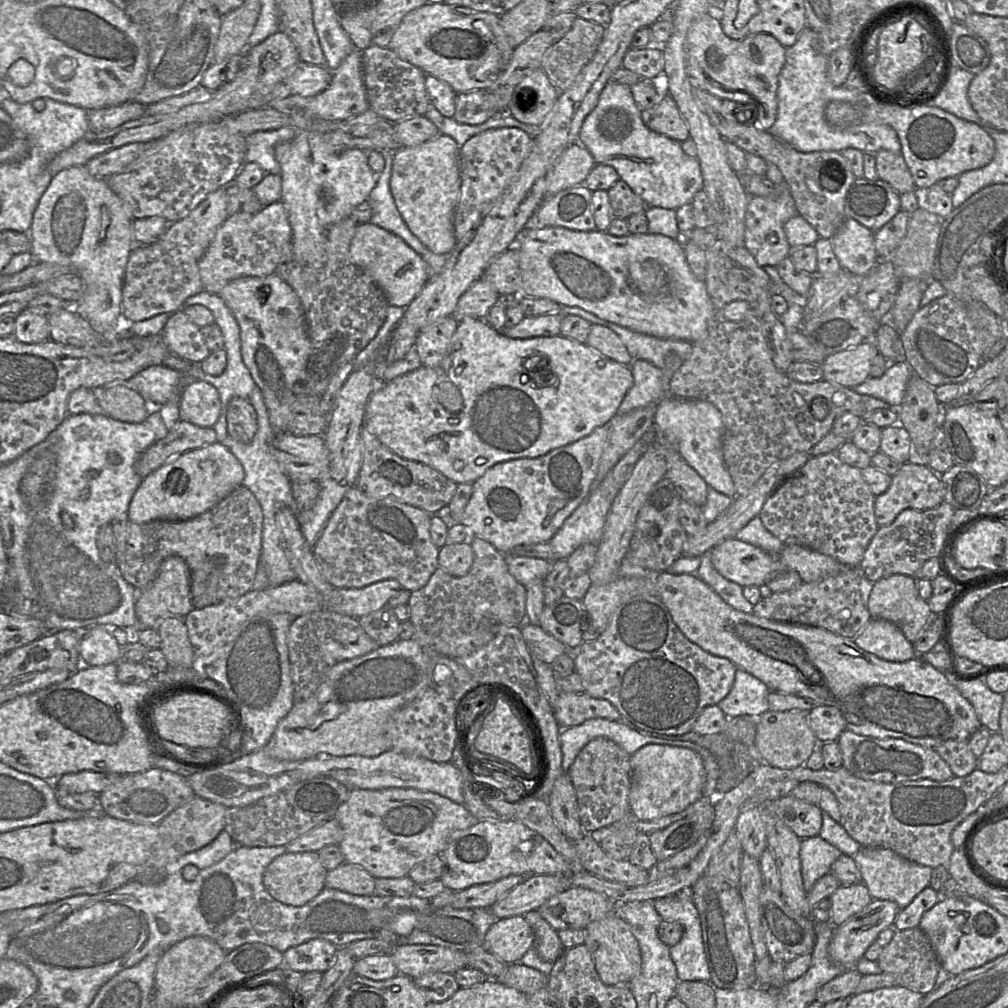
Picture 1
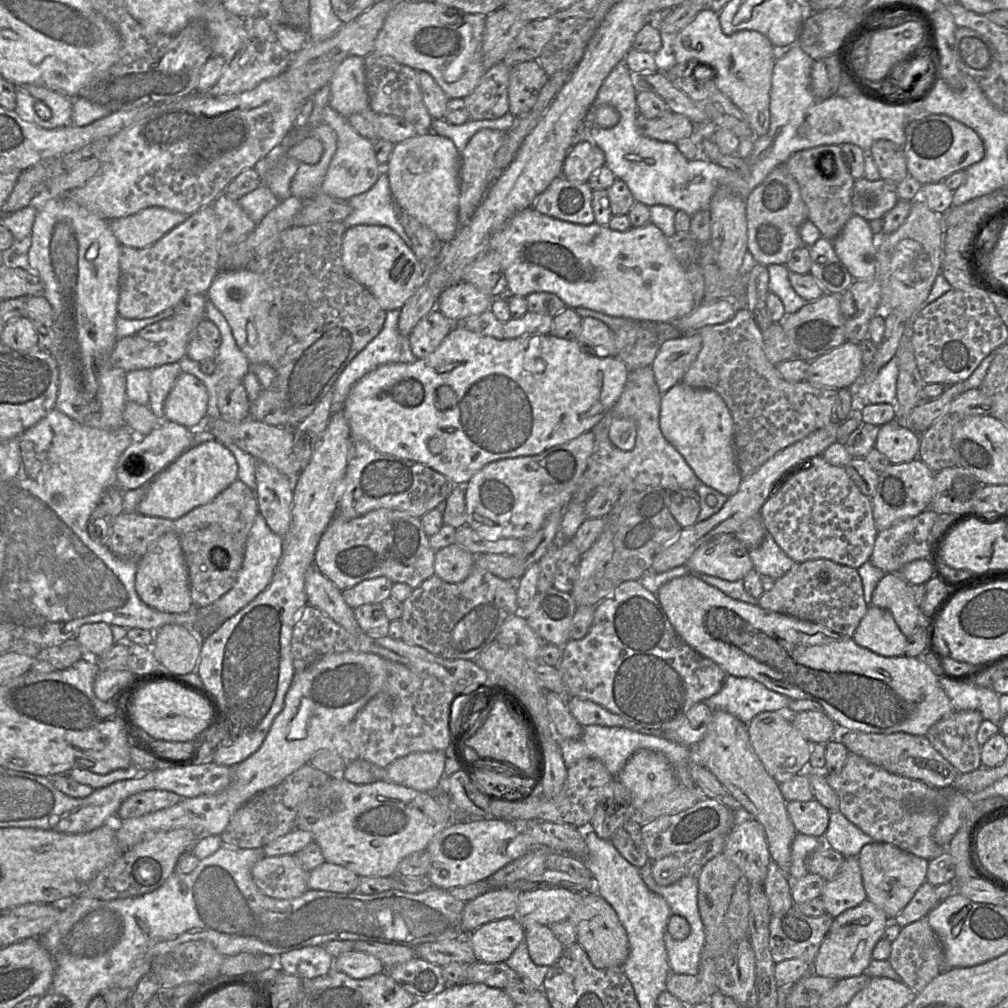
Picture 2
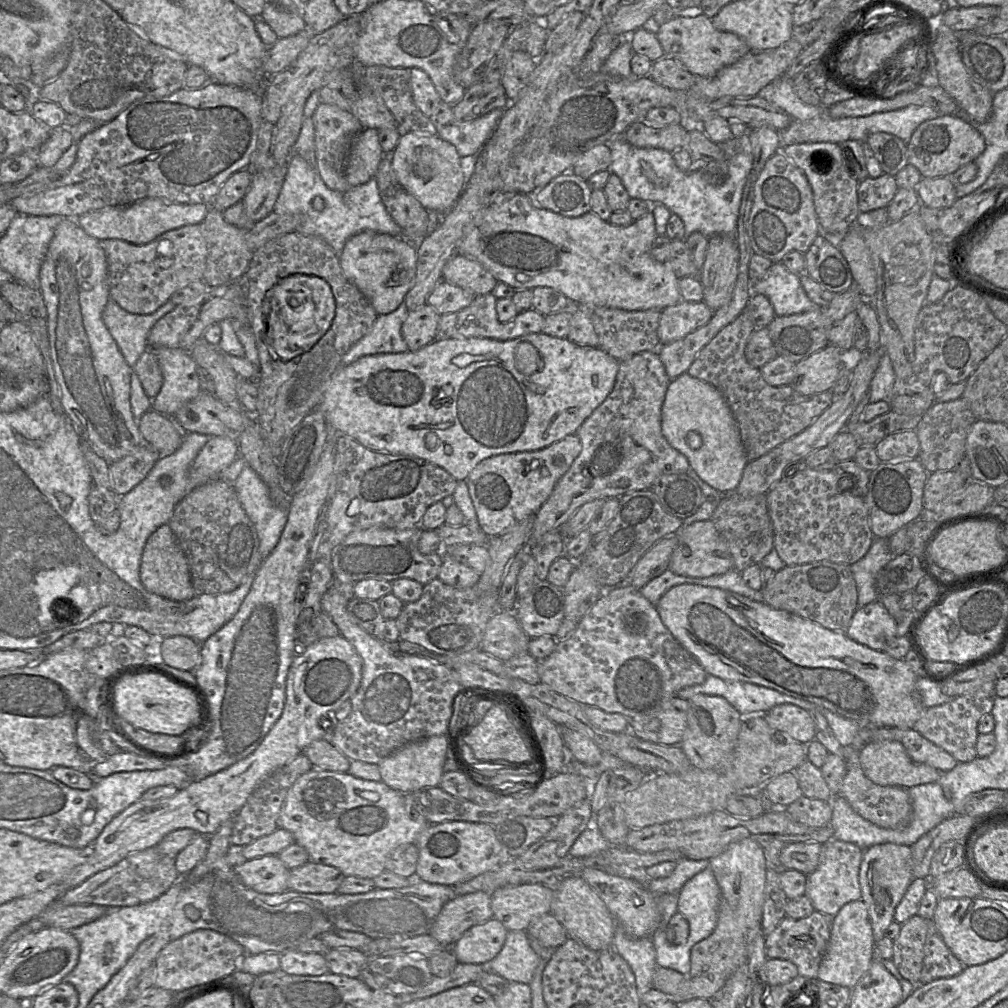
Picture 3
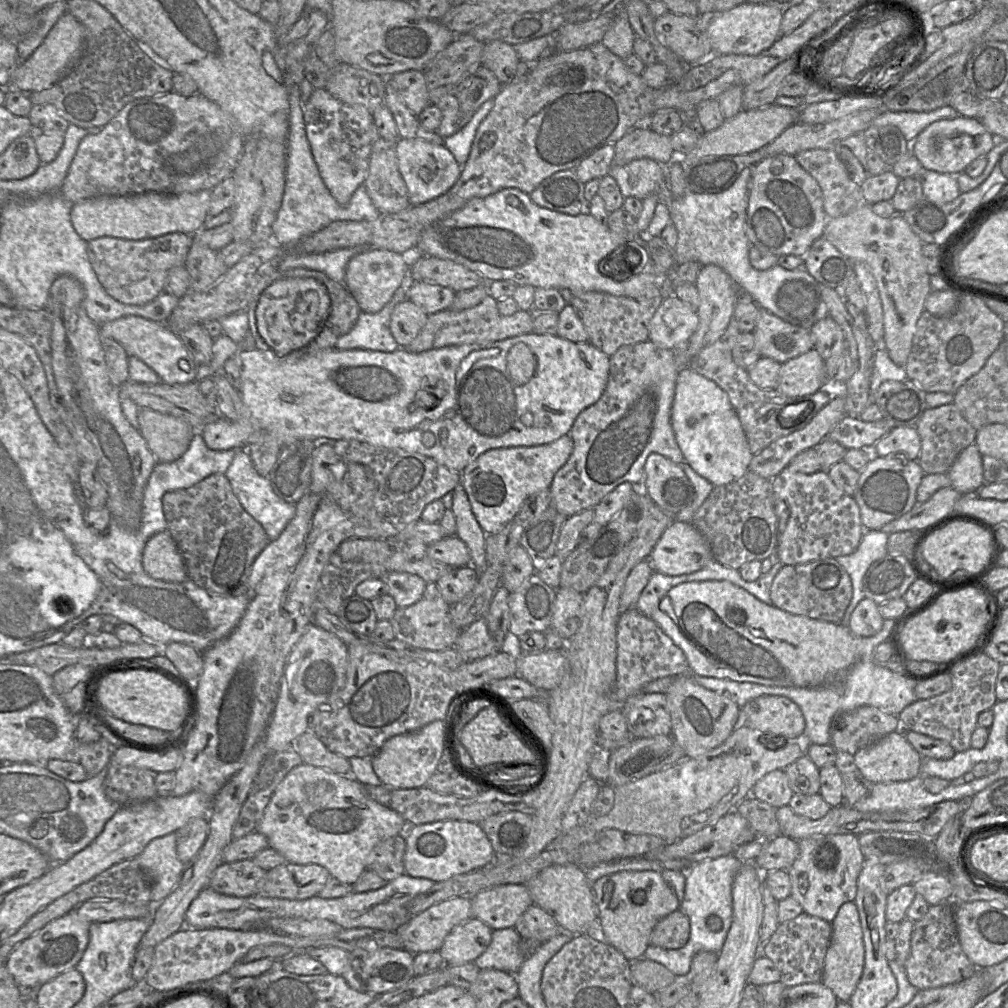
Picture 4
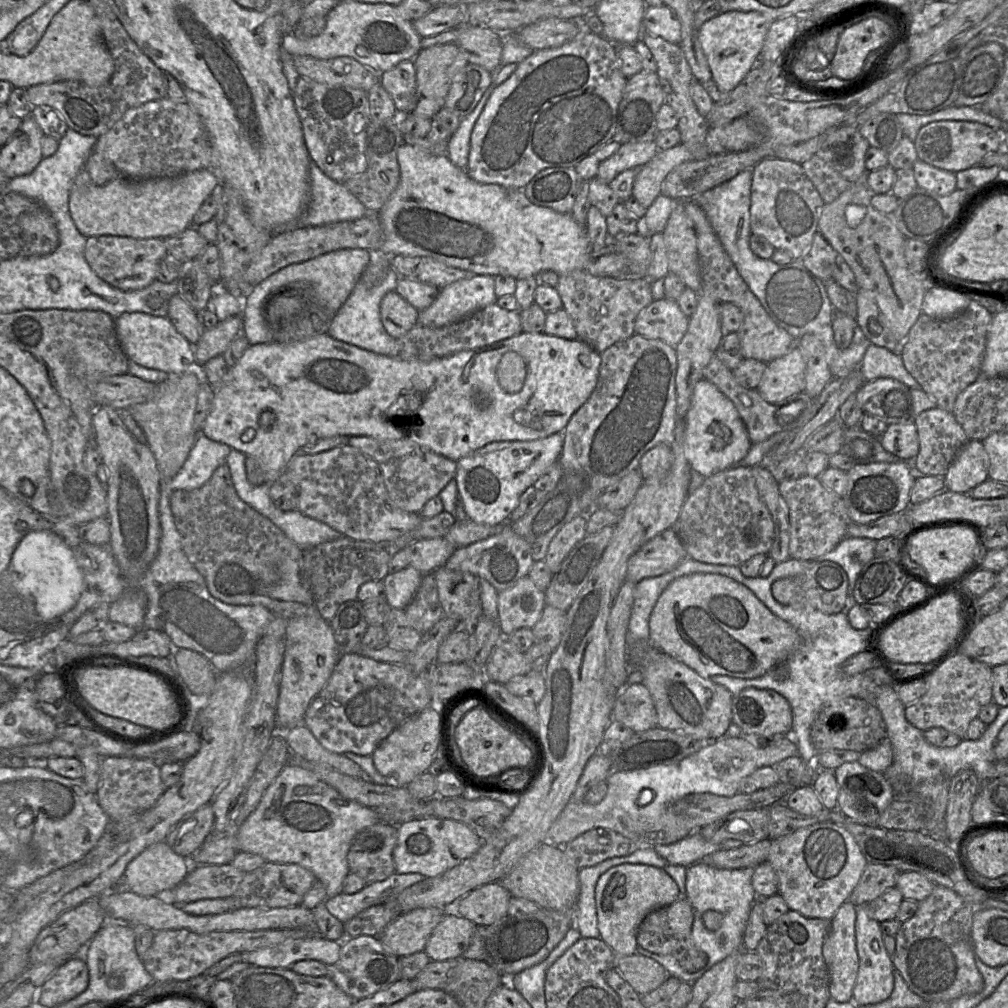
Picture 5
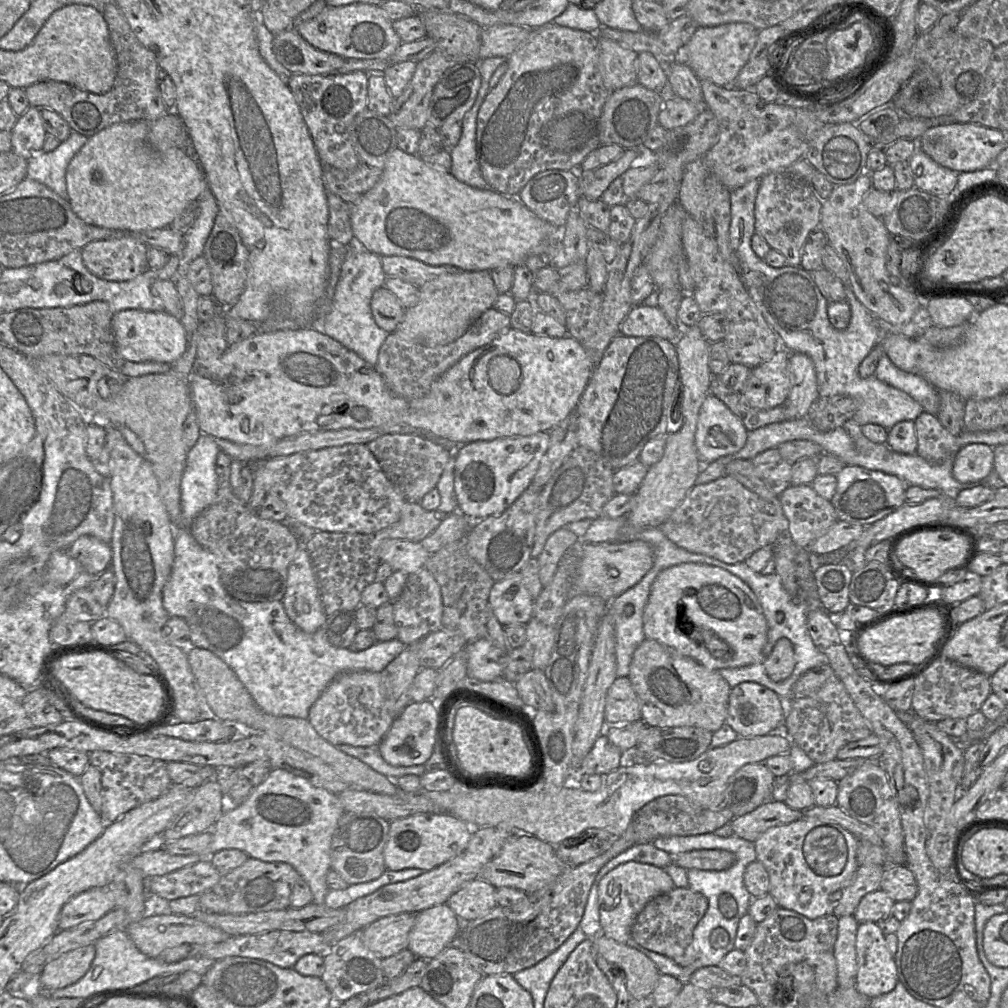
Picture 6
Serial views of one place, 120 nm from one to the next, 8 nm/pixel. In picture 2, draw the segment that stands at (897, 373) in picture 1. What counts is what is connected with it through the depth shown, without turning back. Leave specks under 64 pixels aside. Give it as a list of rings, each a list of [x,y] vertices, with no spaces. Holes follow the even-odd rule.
[[[890,359],[870,384],[852,385],[853,409],[866,404],[896,404],[899,360]]]

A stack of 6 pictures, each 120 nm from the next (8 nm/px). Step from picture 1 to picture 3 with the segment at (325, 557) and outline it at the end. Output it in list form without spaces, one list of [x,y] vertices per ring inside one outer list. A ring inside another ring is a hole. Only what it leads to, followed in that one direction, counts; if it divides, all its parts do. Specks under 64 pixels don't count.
[[[420,526],[409,529],[371,527],[348,535],[332,552],[334,578],[342,582],[357,583],[362,580],[394,580],[407,578],[422,585],[437,578],[442,565],[442,553],[422,554],[418,542],[423,529]]]

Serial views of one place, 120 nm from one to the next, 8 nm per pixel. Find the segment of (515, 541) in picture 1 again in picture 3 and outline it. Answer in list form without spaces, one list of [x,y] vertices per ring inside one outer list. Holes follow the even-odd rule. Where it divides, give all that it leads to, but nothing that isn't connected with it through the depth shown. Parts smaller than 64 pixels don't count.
[[[573,434],[540,450],[504,453],[482,460],[468,475],[466,483],[484,533],[497,536],[525,518],[535,516],[581,450],[581,440]]]

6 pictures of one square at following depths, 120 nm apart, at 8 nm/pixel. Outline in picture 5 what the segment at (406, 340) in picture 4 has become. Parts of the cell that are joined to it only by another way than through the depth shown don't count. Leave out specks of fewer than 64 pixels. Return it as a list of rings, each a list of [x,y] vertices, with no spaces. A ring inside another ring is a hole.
[[[395,291],[388,292],[380,304],[382,325],[395,340],[417,324],[418,314],[419,311]]]

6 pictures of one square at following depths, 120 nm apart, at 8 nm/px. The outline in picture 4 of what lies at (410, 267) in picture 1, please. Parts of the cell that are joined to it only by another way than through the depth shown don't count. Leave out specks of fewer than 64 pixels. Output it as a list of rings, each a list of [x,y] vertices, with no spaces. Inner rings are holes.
[[[371,248],[349,260],[344,284],[357,301],[361,311],[377,313],[391,300],[409,274],[410,258],[412,253],[406,256],[385,249]]]

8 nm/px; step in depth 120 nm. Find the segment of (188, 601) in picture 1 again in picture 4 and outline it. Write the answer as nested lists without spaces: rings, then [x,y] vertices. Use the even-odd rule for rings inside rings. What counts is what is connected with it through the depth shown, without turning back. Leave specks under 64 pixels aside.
[[[169,530],[158,532],[147,541],[142,565],[156,580],[181,583],[188,578],[184,559]]]

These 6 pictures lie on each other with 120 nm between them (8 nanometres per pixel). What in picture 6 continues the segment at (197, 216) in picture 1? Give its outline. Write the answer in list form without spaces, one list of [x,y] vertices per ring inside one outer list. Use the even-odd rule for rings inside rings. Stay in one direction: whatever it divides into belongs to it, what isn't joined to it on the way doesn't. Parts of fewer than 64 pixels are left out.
[[[118,233],[109,239],[88,243],[81,249],[81,253],[84,265],[95,276],[107,281],[127,281],[147,269],[148,248],[136,234]]]

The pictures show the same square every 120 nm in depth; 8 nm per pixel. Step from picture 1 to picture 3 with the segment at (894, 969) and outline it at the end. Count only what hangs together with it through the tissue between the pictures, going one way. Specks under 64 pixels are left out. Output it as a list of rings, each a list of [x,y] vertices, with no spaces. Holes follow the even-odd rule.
[[[915,915],[901,925],[899,935],[893,940],[894,953],[892,961],[902,977],[916,986],[920,985],[920,975],[924,960],[924,945],[931,928],[932,920],[926,920]]]

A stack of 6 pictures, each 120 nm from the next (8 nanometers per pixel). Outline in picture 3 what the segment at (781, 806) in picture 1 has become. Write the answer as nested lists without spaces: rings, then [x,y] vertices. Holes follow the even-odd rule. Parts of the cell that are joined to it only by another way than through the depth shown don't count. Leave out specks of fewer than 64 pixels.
[[[800,797],[785,808],[796,822],[811,828],[830,825],[832,819],[831,802]]]

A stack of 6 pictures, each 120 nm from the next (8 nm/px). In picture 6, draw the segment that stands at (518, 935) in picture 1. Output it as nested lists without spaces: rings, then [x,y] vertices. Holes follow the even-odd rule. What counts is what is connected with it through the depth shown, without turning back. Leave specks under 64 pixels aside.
[[[436,905],[416,914],[408,949],[417,959],[431,960],[451,945],[459,933],[457,915],[447,905]]]

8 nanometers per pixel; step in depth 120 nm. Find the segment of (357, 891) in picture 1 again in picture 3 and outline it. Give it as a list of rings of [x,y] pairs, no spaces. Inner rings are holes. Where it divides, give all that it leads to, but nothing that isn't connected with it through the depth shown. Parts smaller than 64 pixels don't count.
[[[307,862],[290,870],[288,890],[301,893],[337,893],[345,875],[337,868],[324,864]]]

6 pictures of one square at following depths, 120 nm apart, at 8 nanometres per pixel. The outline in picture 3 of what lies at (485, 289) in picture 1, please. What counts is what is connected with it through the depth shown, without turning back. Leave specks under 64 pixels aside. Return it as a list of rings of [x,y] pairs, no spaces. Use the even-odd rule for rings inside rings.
[[[441,280],[427,298],[427,305],[439,315],[457,312],[473,301],[475,295]]]

